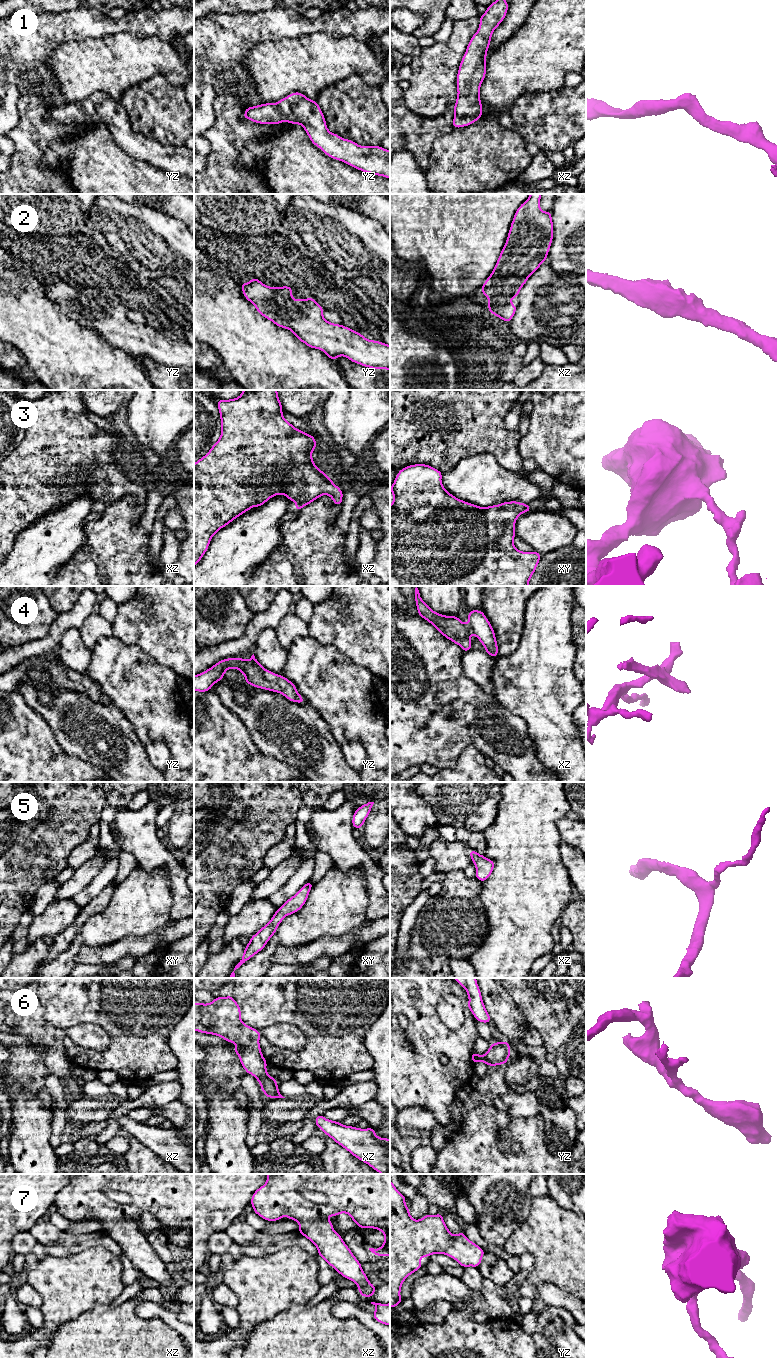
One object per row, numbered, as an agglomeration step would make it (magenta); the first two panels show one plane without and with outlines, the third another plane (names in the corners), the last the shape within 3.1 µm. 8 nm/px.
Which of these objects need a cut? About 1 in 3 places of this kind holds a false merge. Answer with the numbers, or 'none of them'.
4

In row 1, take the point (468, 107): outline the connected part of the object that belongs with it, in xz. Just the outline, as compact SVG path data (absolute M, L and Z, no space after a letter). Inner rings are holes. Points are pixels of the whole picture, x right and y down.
M496 0L479 16L479 28L471 37L458 68L458 95L451 124L453 128L469 126L481 119L483 111L480 86L486 76L486 53L490 47L492 33L505 19L508 7L506 0Z

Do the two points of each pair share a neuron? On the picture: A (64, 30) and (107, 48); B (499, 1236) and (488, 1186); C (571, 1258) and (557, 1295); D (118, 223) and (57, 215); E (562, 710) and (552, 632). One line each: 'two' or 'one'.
A: two
B: one
C: two
D: two
E: one

